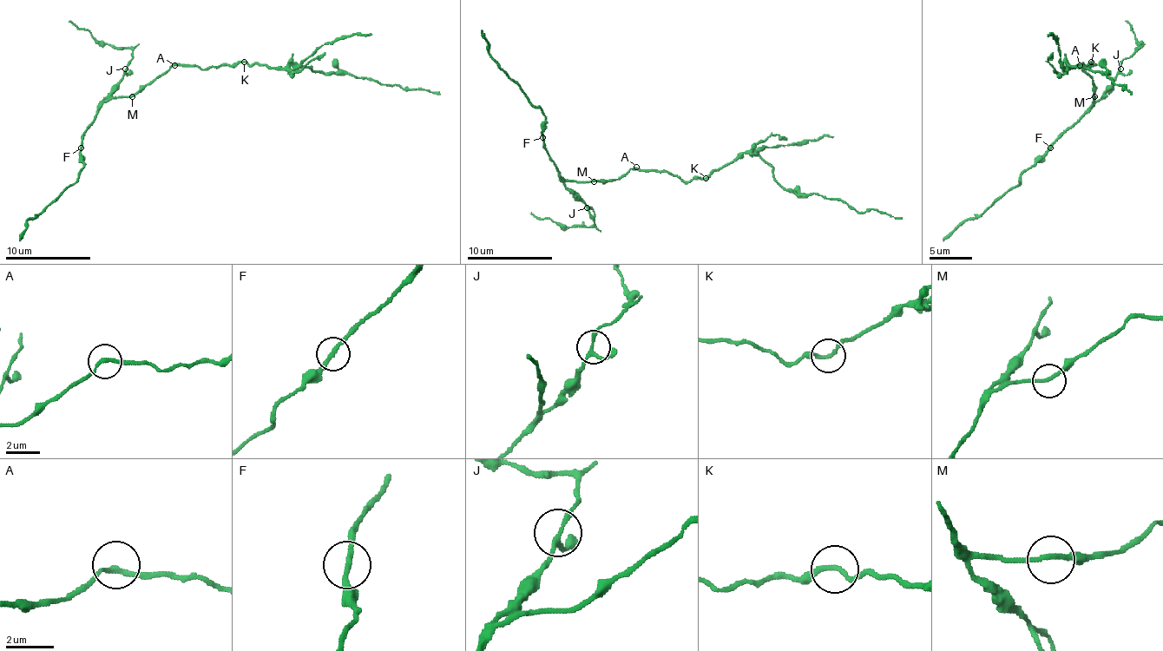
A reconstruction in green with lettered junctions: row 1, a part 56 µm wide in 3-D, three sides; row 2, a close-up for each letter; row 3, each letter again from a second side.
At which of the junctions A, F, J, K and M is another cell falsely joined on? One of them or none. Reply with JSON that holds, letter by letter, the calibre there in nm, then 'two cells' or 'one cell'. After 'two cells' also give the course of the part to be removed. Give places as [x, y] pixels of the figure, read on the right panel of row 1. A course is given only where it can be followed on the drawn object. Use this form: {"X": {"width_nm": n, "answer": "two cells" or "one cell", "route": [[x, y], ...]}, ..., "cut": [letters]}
{"A": {"width_nm": 190, "answer": "one cell"}, "F": {"width_nm": 200, "answer": "one cell"}, "J": {"width_nm": 180, "answer": "one cell"}, "K": {"width_nm": 200, "answer": "two cells", "route": [[1090, 62], [1067, 69], [1088, 67], [1107, 73], [1131, 95]]}, "M": {"width_nm": 200, "answer": "one cell"}, "cut": ["K"]}

